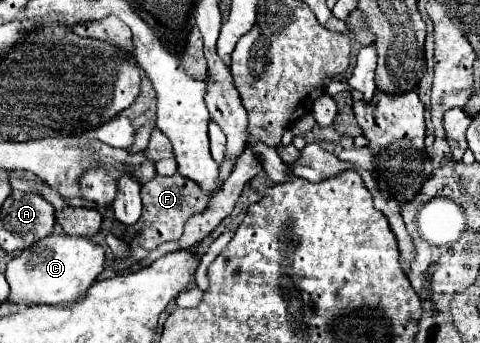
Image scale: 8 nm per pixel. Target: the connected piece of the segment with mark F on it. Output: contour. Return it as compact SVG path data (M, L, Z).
M175 173L171 177L157 175L153 181L145 183L141 187L141 199L145 199L143 201L143 215L133 227L127 227L127 235L125 235L125 243L131 247L133 255L131 255L131 259L125 259L125 261L113 261L115 273L123 273L123 269L127 269L133 263L141 261L143 257L147 257L149 251L153 251L157 245L161 245L165 241L179 239L187 219L193 213L203 211L207 207L209 199L211 199L211 193L205 195L199 189L199 185L195 185L193 181L187 181L183 175Z

